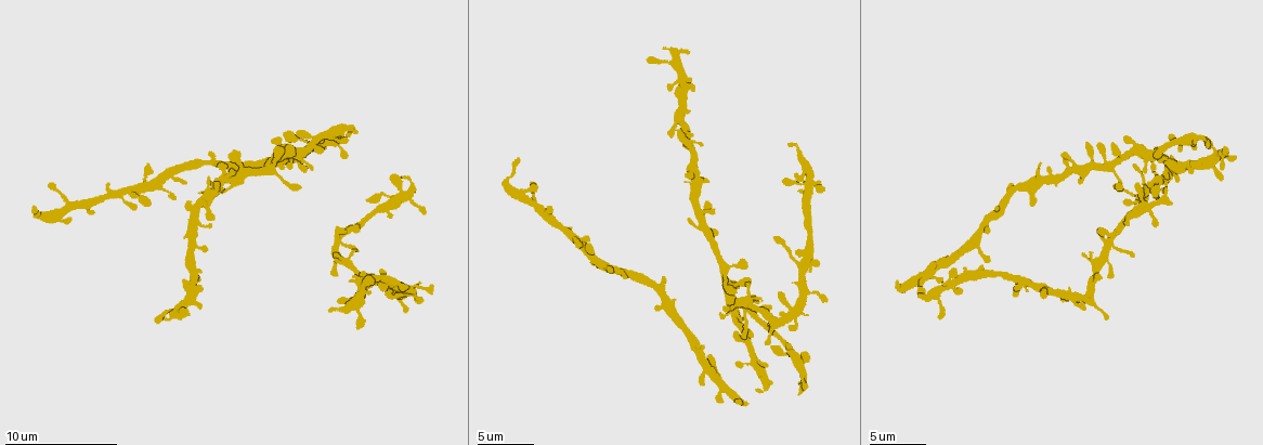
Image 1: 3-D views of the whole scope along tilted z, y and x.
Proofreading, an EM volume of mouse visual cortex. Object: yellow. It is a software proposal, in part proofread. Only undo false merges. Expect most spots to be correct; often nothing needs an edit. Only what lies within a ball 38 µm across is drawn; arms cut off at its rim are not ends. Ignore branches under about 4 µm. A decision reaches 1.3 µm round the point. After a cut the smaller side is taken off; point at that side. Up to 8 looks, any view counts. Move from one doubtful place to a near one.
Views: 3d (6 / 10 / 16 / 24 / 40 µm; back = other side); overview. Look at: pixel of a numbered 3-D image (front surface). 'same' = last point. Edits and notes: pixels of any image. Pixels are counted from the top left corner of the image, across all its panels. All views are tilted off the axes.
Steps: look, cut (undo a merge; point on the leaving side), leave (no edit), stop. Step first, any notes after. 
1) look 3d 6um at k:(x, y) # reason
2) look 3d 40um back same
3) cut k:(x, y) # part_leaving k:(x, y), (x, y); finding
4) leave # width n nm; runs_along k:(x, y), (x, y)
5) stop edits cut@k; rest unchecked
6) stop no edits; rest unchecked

look 3d 10um at 1:(308, 151) # branch point

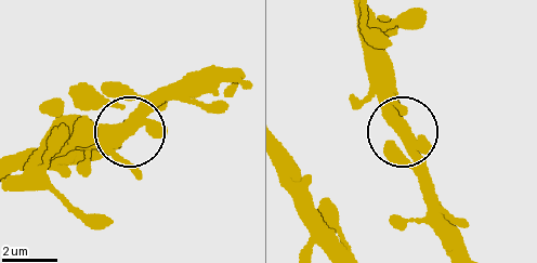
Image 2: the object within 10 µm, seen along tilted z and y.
look 3d 10um back at 2:(123, 131) # other side

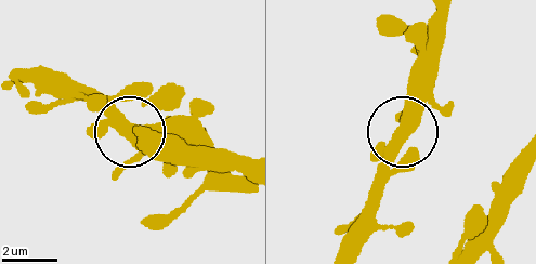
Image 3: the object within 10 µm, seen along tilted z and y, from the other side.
leave # arms 3; all the same cell

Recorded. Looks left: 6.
look 3d 10um at 1:(377, 207) # sudden change in width

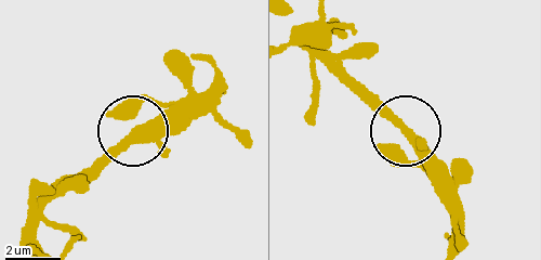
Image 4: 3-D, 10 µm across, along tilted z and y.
leave # continuous, no second cell

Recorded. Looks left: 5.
look 3d 10um at 1:(341, 237) # four-way junction

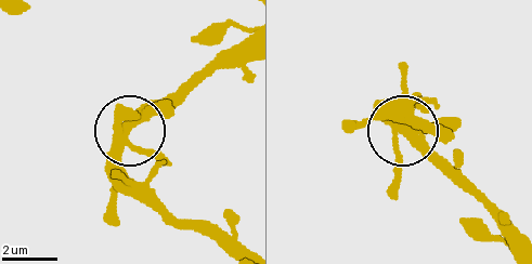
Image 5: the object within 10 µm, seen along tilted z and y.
leave # continuous, no second cell

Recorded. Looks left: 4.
look 3d 6um at 1:(684, 102) # thin neck

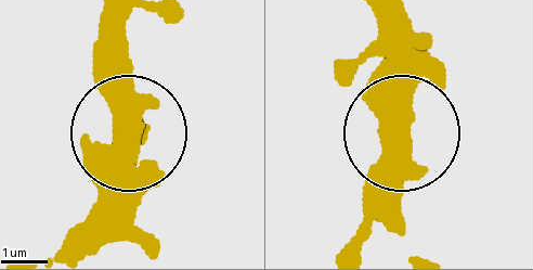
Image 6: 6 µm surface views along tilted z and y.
look 3d 6um back at 6:(122, 128)

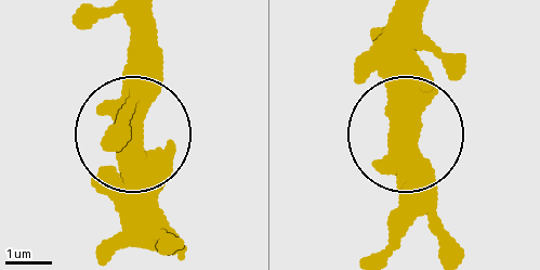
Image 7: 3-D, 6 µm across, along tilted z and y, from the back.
leave # width 480 nm; runs_along 7:(413, 221), (431, 190), (411, 137), (420, 33); one cell here

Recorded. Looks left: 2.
stop no edits; rest unchecked

